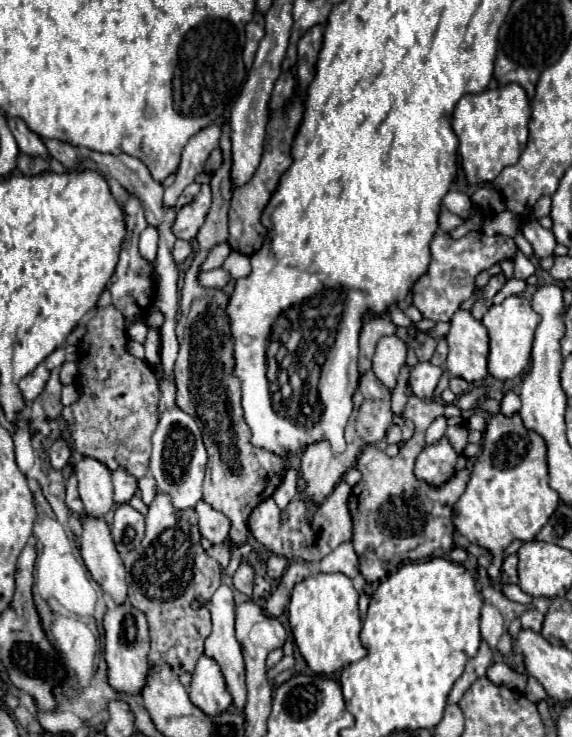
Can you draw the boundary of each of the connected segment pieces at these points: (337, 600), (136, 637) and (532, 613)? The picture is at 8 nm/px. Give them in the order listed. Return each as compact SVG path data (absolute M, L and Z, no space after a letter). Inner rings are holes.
M318 573L296 583L288 603L288 619L302 657L318 675L332 675L346 663L360 661L366 655L360 643L362 621L358 615L358 591L346 575Z
M130 603L116 605L106 611L104 615L104 631L106 631L106 643L104 643L104 655L108 663L108 681L116 691L126 691L130 695L136 695L144 687L146 673L150 669L148 665L148 649L150 649L150 637L148 637L148 623L146 615L132 607Z
M530 609L530 611L526 611L526 613L520 617L522 629L532 629L532 631L536 631L536 633L540 633L542 621L544 621L544 615L542 615L538 609Z

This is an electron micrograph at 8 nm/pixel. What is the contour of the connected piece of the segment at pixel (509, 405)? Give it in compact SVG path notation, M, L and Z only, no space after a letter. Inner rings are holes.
M506 391L500 405L502 405L500 411L502 411L504 415L514 415L514 413L520 411L520 397L518 397L514 391Z

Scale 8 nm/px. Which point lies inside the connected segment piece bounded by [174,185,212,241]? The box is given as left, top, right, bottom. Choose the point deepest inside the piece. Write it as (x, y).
(190, 218)

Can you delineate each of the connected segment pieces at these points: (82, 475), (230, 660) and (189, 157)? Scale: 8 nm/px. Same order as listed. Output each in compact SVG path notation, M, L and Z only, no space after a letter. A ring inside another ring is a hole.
M84 457L76 463L76 475L84 511L92 517L104 517L114 507L112 471L108 471L98 459Z
M220 585L216 589L216 593L204 603L204 607L210 611L210 617L212 617L212 633L206 637L206 651L204 653L220 665L222 675L224 675L226 685L228 685L228 691L234 697L234 707L238 711L242 711L244 705L246 705L246 681L244 681L242 649L240 649L240 643L234 637L234 597L232 597L232 589L226 587L226 585Z
M212 123L208 127L204 127L202 131L198 131L186 145L184 153L182 153L182 161L178 167L178 175L176 181L164 189L164 205L174 205L178 201L178 197L182 195L184 187L190 185L194 181L194 177L198 175L198 171L204 169L204 163L210 155L212 149L218 147L220 141L220 125Z

